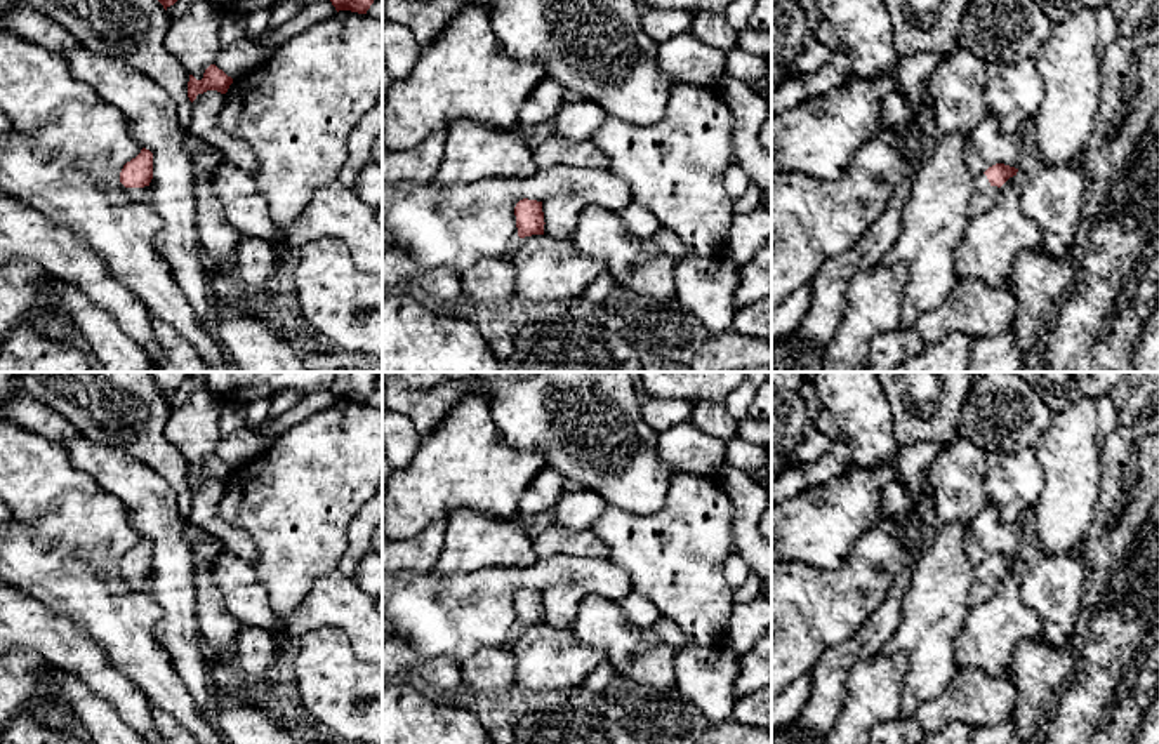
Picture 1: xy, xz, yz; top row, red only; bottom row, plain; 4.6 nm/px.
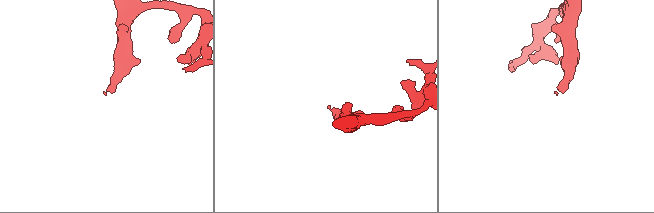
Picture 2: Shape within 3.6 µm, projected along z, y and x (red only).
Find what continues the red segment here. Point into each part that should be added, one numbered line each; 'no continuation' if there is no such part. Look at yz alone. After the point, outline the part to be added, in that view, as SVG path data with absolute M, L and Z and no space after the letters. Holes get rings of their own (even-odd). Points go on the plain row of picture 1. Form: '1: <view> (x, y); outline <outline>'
1: yz (984, 586); outline M985 563L977 565L975 581L973 581L970 595L968 595L970 607L977 607L983 601L989 601L996 595L999 579L1001 577L992 575L989 572Z

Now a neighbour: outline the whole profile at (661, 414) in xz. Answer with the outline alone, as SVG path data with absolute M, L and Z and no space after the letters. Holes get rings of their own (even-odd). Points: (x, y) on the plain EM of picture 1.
M648 398L639 405L643 421L659 435L692 417L695 402L685 398Z

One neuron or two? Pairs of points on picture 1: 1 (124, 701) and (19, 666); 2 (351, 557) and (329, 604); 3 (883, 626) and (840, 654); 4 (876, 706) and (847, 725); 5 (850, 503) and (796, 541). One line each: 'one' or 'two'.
1: two
2: two
3: one
4: one
5: one

